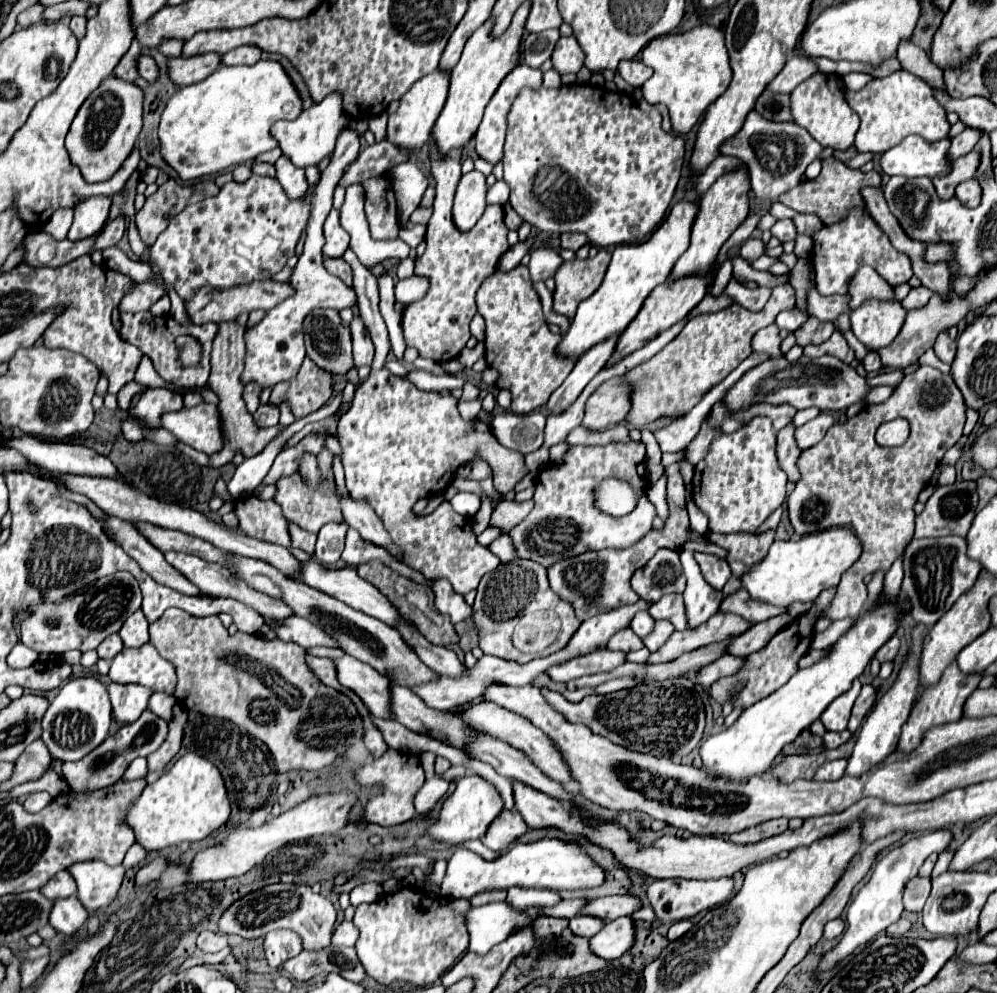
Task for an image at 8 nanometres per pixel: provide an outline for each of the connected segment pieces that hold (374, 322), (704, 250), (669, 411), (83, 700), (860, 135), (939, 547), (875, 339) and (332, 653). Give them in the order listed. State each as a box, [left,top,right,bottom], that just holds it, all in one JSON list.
[[339,249,529,595],[669,167,749,281],[625,285,795,429],[41,677,111,761],[845,71,949,153],[901,535,981,627],[851,299,907,349],[306,647,346,658]]

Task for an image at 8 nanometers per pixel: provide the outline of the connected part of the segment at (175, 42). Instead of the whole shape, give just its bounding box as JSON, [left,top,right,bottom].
[159,39,183,57]

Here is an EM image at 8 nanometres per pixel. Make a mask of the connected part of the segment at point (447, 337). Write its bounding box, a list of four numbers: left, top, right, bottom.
[401,139,509,363]

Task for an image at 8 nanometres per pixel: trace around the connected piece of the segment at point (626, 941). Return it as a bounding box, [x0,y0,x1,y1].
[589,917,635,961]

